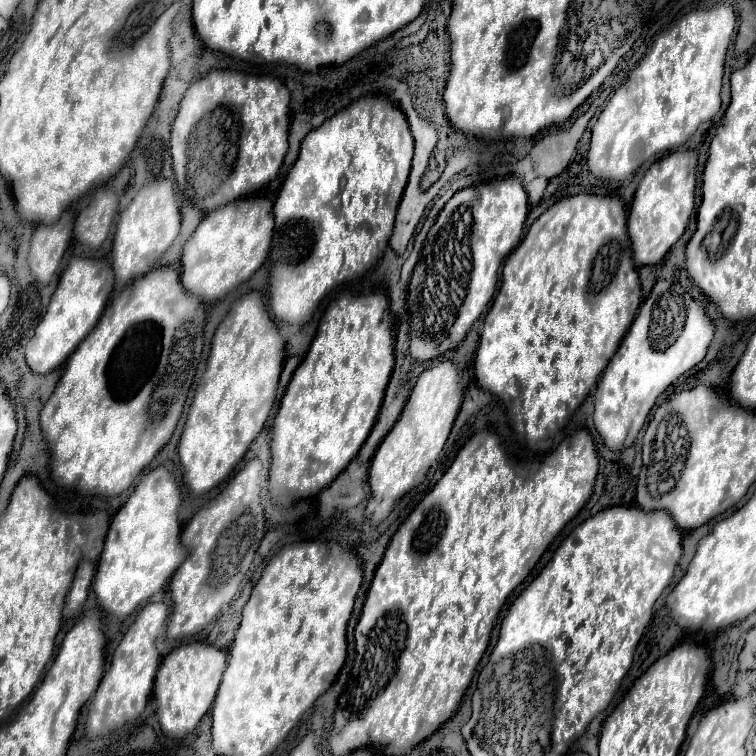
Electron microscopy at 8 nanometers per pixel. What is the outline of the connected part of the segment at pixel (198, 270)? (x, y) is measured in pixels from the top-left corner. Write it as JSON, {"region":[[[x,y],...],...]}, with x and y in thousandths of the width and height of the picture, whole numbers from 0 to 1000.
{"region":[[[317,262],[275,280],[241,325],[241,378],[272,402],[280,402],[325,373],[352,344],[362,310],[357,262]]]}

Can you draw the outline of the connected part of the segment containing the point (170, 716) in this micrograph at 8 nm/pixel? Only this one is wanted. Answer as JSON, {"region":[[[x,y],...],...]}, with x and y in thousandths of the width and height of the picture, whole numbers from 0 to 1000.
{"region":[[[270,849],[241,852],[217,870],[206,892],[204,923],[209,931],[206,944],[212,952],[212,963],[220,974],[243,976],[262,960],[262,955],[283,929],[294,892],[299,886],[299,876],[302,876],[302,865],[296,860]]]}

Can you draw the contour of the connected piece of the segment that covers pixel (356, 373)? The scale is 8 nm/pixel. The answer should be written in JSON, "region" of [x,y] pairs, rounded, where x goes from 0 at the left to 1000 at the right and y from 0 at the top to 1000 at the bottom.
{"region":[[[503,386],[479,392],[450,389],[450,394],[431,407],[421,431],[421,442],[405,474],[392,487],[360,561],[357,656],[368,669],[381,669],[397,659],[418,656],[463,614],[497,558],[519,487],[521,429],[513,394]]]}

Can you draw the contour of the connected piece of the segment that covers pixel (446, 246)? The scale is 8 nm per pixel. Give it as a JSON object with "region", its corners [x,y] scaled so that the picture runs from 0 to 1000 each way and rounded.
{"region":[[[685,233],[614,249],[590,267],[563,312],[558,341],[540,376],[542,468],[548,476],[571,476],[614,452],[622,431],[656,386],[664,347],[690,317],[696,283],[698,257]]]}

